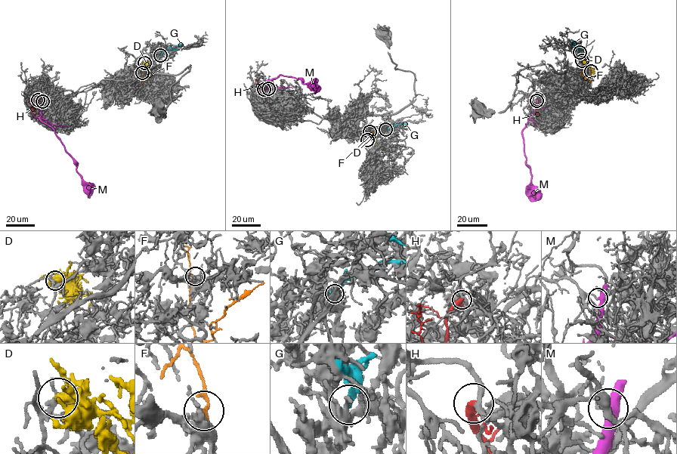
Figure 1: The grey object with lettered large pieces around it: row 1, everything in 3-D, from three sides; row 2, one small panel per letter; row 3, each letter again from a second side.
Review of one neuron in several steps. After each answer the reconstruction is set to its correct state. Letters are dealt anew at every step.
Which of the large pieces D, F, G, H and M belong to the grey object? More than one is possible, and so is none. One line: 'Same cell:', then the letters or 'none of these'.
Same cell: D

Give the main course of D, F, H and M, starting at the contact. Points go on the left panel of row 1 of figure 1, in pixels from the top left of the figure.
D: (144, 63), (149, 66), (149, 79)
F: (142, 72), (143, 82), (153, 72)
H: (38, 100), (32, 109), (32, 100), (29, 101)
M: (42, 101), (40, 119), (51, 127), (73, 160), (81, 177), (81, 184), (90, 192), (89, 196)

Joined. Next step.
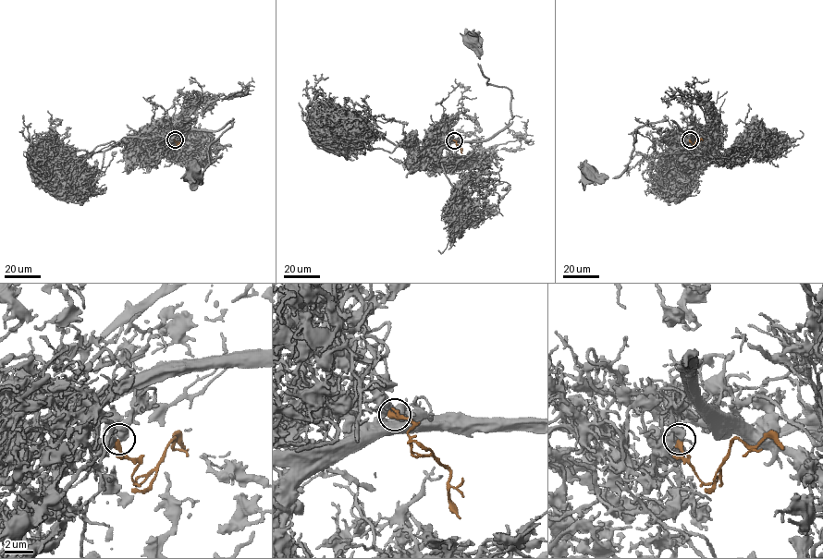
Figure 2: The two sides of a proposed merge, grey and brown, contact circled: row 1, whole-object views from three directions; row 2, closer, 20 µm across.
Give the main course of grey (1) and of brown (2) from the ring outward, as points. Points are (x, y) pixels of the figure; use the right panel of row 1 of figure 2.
1: (690, 139), (691, 130), (673, 120), (646, 122), (636, 129), (632, 156), (620, 175), (587, 176)
2: (690, 139), (693, 144), (697, 139), (703, 140)

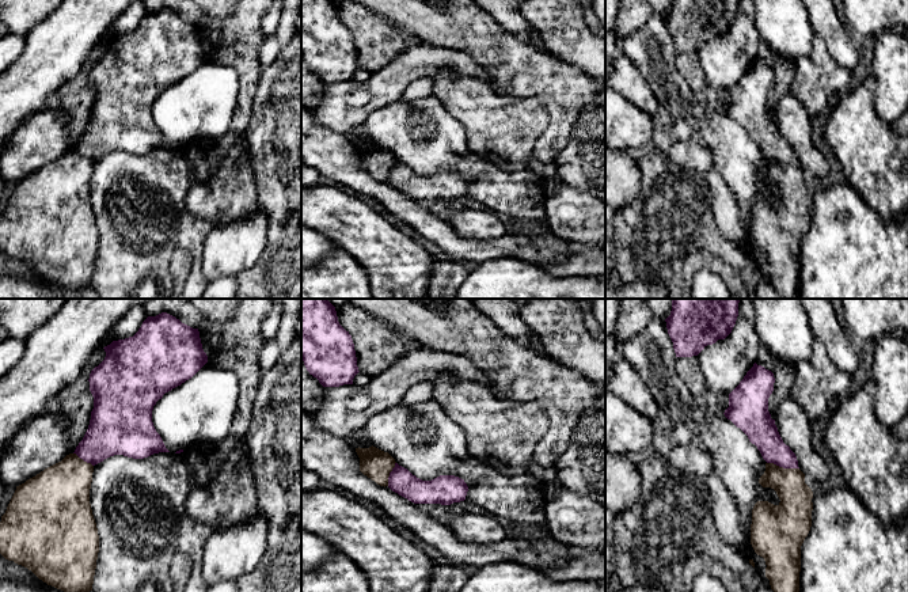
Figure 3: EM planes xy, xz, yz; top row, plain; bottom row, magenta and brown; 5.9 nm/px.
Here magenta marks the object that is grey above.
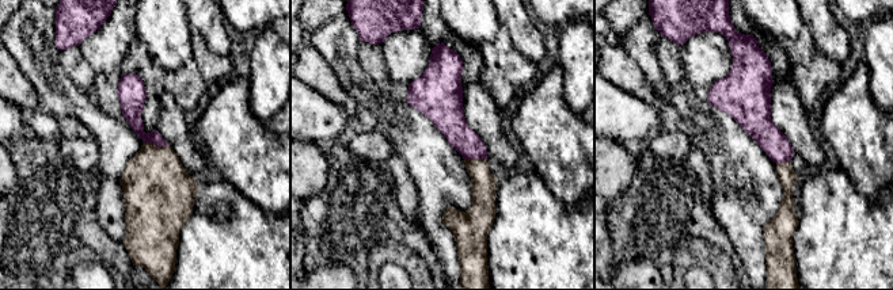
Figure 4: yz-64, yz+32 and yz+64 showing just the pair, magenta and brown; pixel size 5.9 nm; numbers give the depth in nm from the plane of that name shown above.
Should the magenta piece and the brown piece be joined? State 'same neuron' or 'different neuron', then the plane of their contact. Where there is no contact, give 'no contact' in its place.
same neuron | yz

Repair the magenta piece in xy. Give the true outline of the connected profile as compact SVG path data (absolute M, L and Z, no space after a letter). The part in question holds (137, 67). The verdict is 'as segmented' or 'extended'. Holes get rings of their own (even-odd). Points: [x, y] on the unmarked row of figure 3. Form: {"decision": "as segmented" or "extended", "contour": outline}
{"decision": "extended", "contour": "M167 8L148 12L133 33L113 37L103 45L106 53L88 75L94 105L83 136L73 149L16 182L0 217L0 250L64 288L92 286L99 248L90 200L94 162L114 151L144 155L170 148L153 122L153 102L208 58L198 24Z"}

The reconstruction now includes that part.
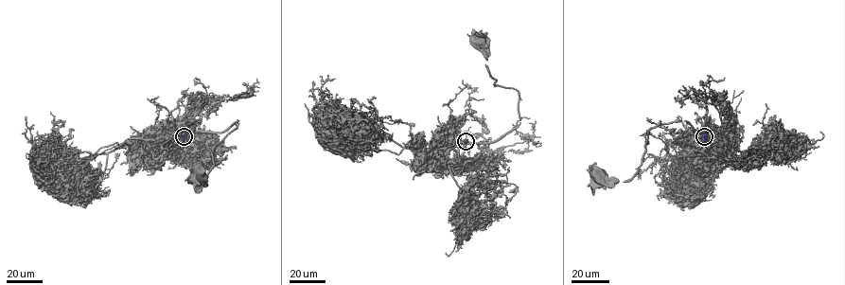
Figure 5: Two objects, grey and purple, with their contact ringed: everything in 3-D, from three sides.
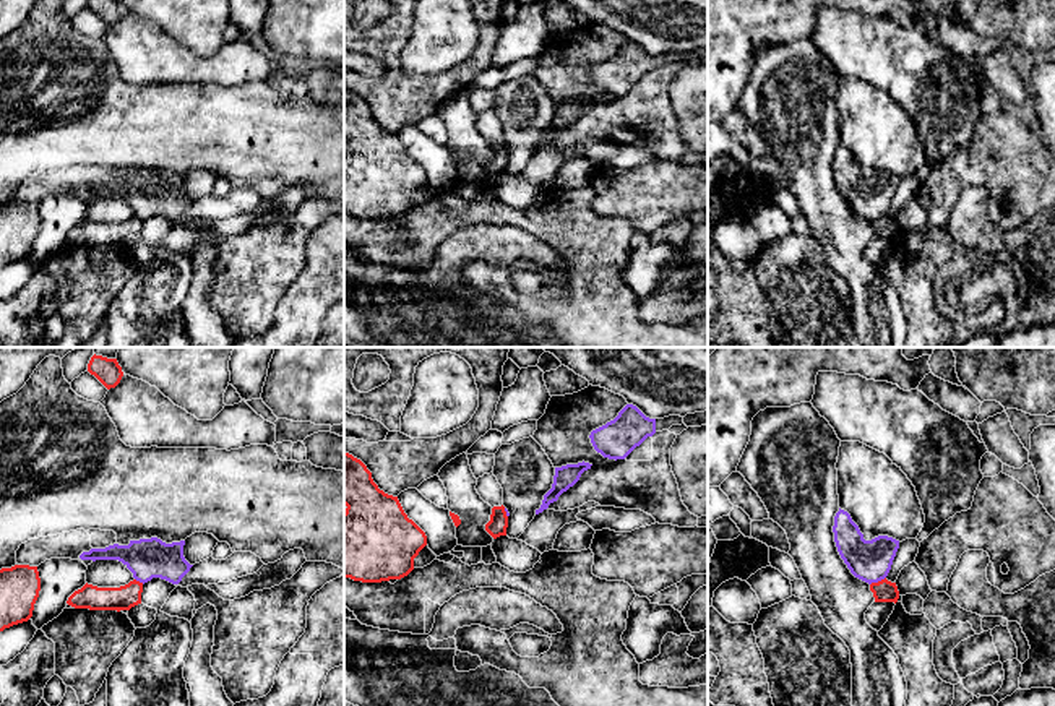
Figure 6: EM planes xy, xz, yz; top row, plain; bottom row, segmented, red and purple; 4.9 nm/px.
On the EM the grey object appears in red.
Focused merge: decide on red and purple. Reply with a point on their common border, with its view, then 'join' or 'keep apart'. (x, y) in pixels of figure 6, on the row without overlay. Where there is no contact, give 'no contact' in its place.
yz (878, 218) | keep apart

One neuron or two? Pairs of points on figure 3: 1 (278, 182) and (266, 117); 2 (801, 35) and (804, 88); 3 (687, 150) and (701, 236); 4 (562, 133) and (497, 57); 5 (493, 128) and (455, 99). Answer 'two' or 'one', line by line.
1: one
2: two
3: two
4: one
5: one

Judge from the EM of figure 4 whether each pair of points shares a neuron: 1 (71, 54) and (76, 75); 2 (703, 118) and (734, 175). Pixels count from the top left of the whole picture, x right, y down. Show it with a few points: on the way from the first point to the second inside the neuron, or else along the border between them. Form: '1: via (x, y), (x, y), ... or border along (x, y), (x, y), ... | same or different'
1: via (71, 60), (76, 69) | same
2: via (714, 132), (725, 144), (734, 161) | same

